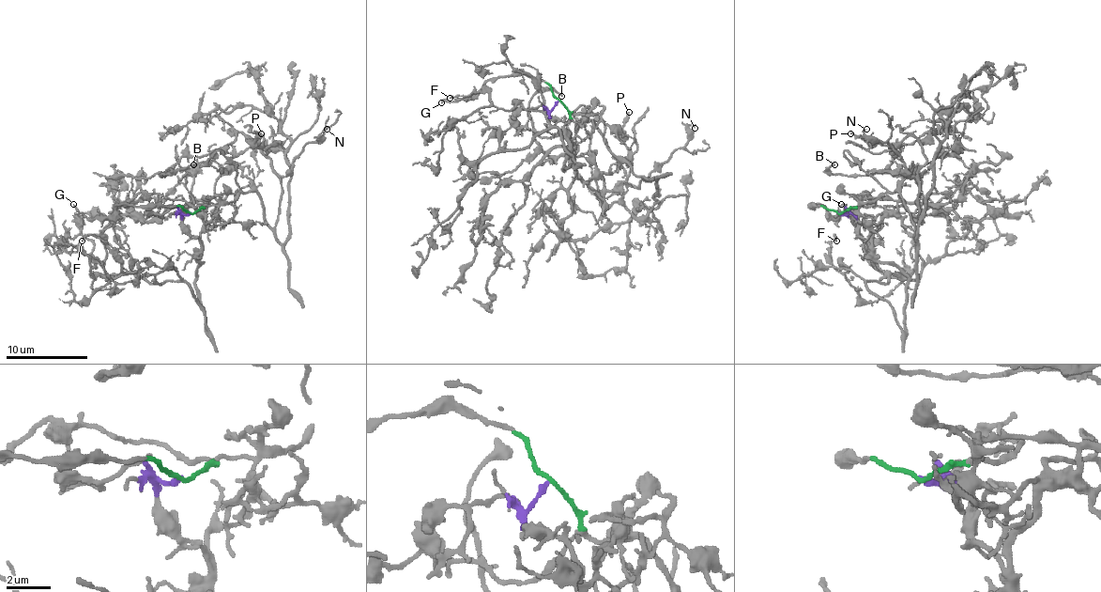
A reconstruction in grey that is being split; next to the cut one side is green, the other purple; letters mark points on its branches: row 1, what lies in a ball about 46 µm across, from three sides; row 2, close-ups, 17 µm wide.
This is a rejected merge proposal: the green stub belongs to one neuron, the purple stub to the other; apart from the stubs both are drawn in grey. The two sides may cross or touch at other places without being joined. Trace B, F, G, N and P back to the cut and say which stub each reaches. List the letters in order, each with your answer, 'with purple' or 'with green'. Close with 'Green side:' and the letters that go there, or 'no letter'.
B: with green
F: with purple
G: with green
N: with green
P: with green
Green side: B, G, N, P

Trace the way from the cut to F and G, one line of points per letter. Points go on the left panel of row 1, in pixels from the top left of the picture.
F: (191, 212), (181, 219), (200, 241), (206, 325), (173, 270), (124, 272), (105, 243), (81, 241)
G: (191, 212), (175, 207), (118, 205), (108, 217), (87, 219), (73, 205)

